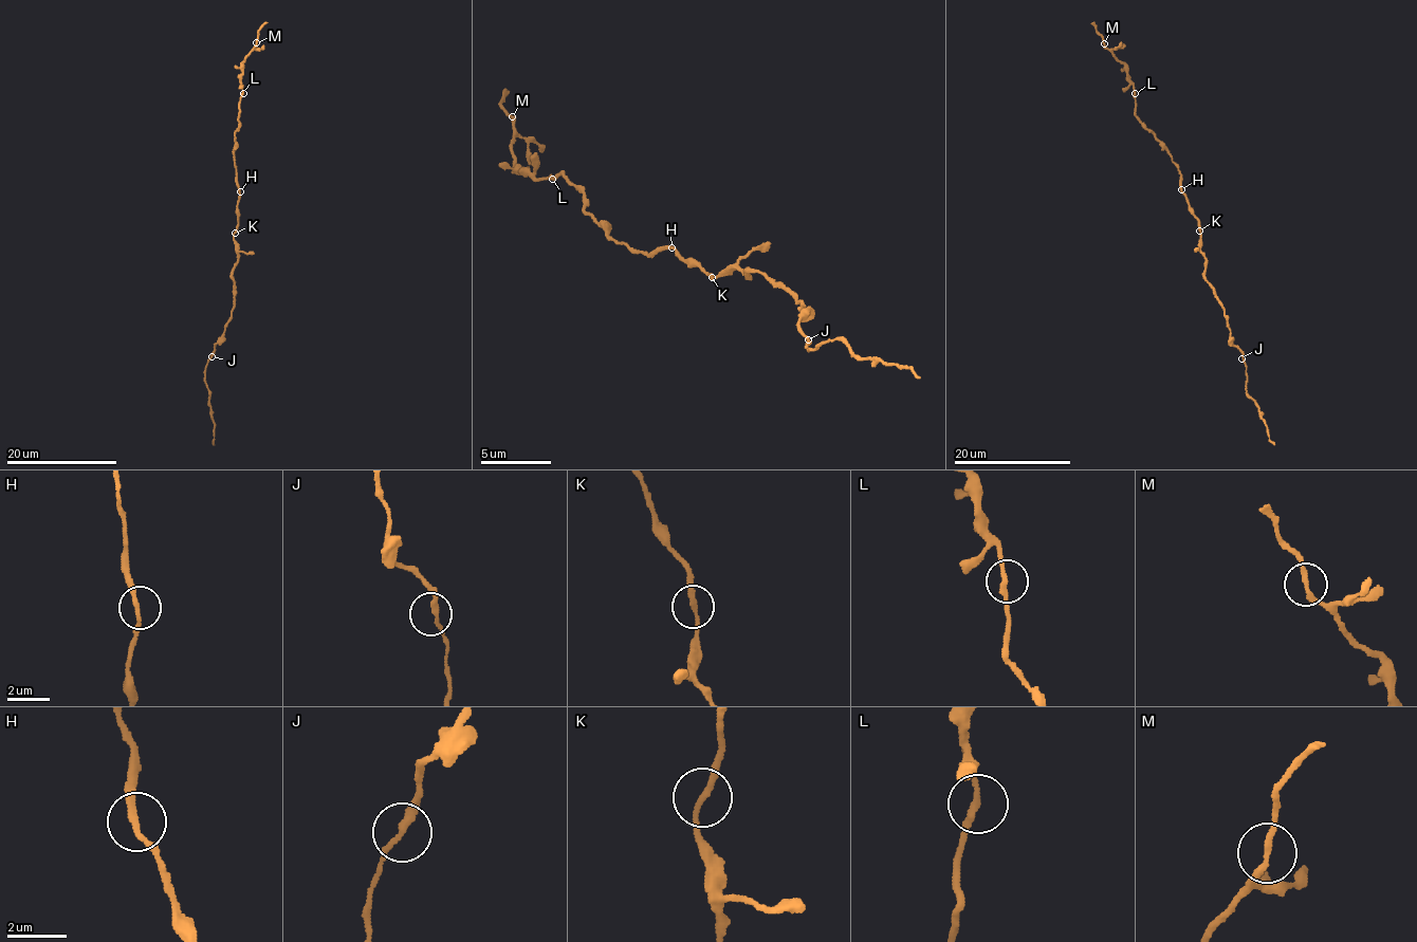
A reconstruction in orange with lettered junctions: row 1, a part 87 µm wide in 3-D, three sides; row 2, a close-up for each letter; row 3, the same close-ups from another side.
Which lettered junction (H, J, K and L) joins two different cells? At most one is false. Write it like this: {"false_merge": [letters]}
{"false_merge": []}

